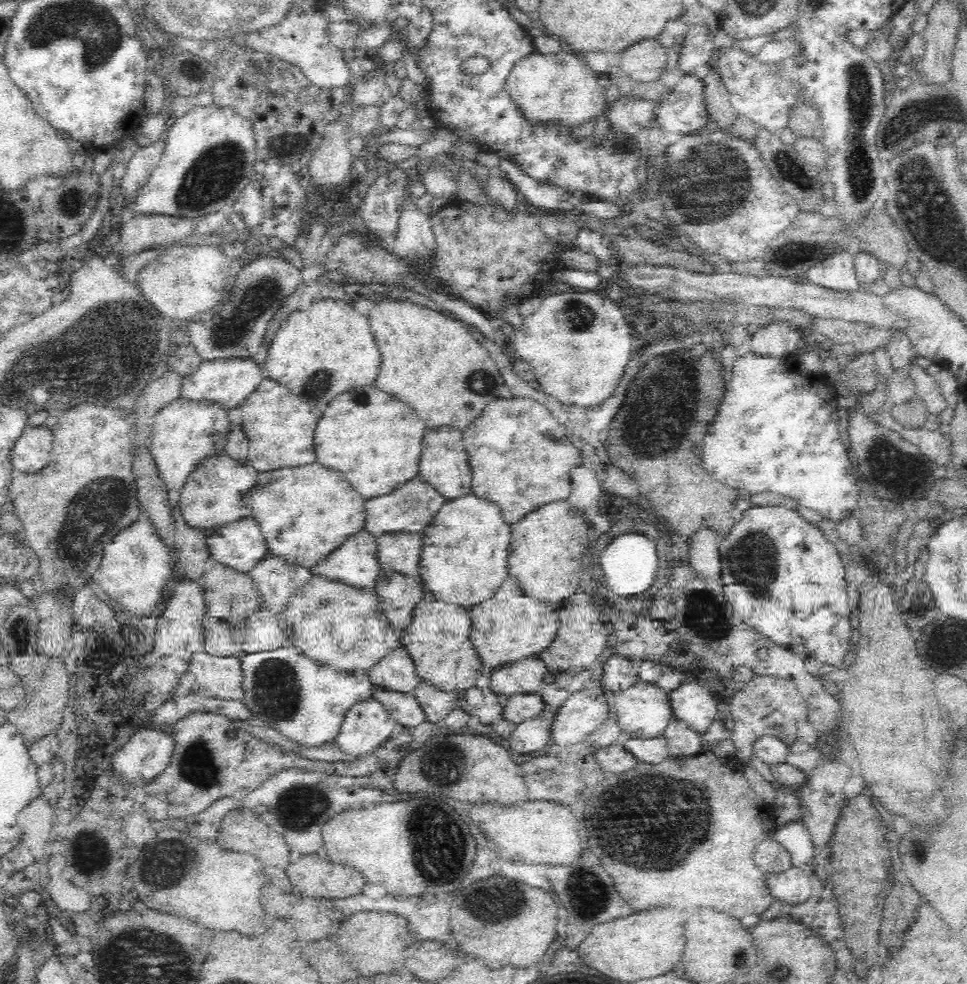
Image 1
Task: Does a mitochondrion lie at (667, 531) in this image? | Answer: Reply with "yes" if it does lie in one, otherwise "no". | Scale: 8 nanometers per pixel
no

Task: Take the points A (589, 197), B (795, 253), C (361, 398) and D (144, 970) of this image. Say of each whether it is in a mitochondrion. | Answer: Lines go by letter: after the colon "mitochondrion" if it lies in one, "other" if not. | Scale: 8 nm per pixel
A: other
B: mitochondrion
C: mitochondrion
D: mitochondrion

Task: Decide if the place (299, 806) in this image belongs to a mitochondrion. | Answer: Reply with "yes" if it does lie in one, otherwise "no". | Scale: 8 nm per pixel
yes

